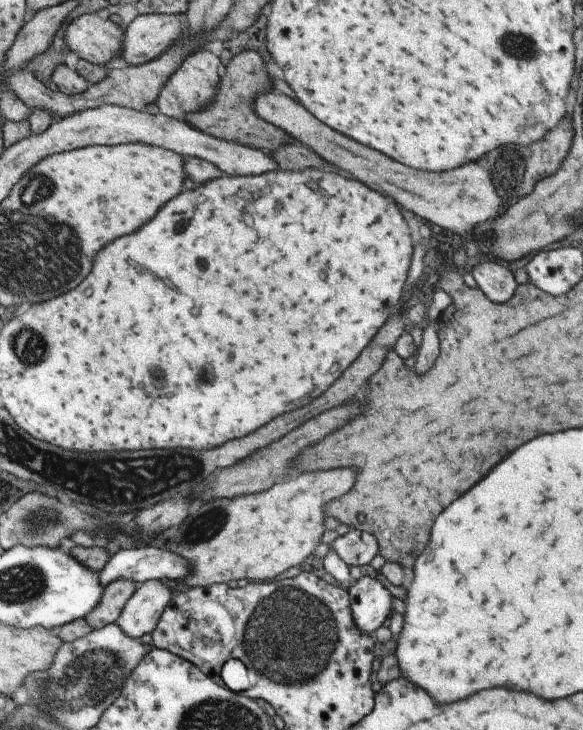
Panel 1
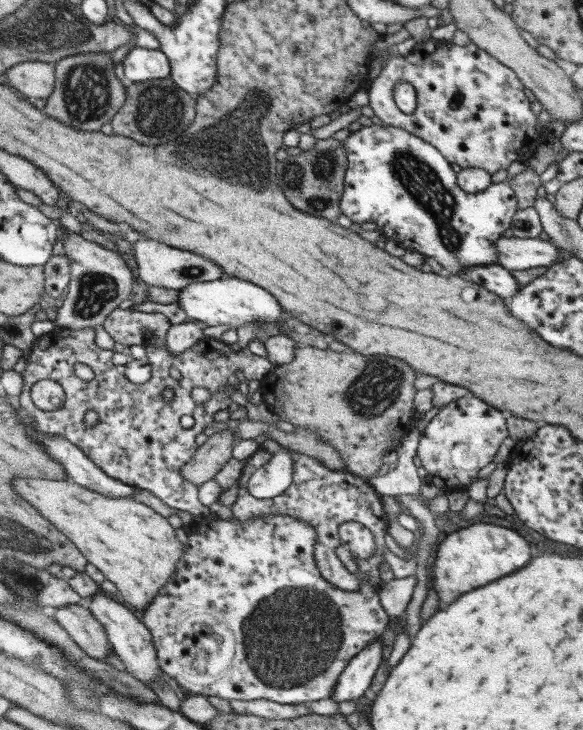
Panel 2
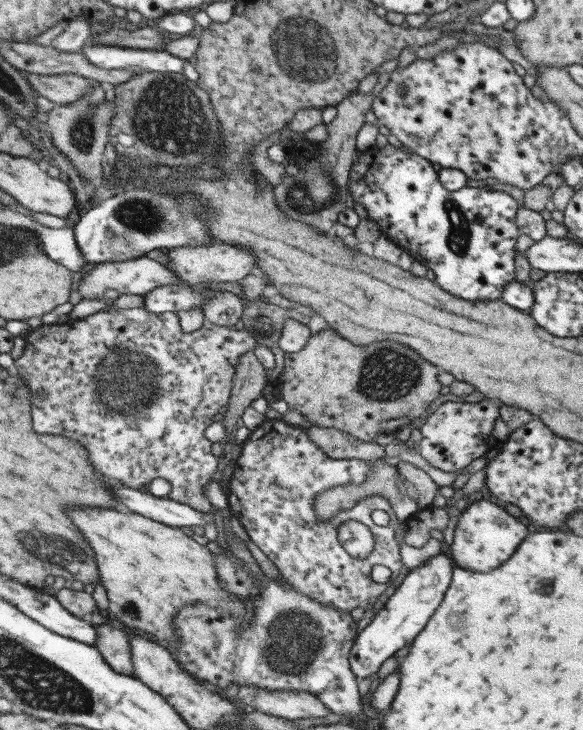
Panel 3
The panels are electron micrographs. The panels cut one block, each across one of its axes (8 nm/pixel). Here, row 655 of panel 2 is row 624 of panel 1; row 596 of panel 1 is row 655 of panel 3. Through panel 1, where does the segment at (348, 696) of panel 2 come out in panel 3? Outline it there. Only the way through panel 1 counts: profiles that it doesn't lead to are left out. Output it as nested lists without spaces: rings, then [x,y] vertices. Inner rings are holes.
[[[436,554],[426,563],[410,570],[388,602],[379,605],[372,621],[357,634],[351,648],[349,663],[357,679],[376,674],[382,663],[395,652],[410,644],[413,638],[427,625],[433,612],[439,608],[441,600],[451,583],[455,561],[450,556]]]

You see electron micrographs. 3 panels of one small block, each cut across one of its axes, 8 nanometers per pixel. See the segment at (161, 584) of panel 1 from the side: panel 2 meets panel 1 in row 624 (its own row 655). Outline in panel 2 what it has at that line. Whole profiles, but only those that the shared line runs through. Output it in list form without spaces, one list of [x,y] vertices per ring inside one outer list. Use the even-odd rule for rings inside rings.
[[[100,589],[91,600],[83,600],[83,605],[104,627],[111,647],[127,668],[126,672],[134,675],[134,678],[149,687],[149,683],[155,679],[155,676],[160,678],[162,670],[158,664],[156,647],[153,645],[151,632],[146,628],[136,611],[128,609],[125,604],[119,603],[118,599],[110,598]]]

